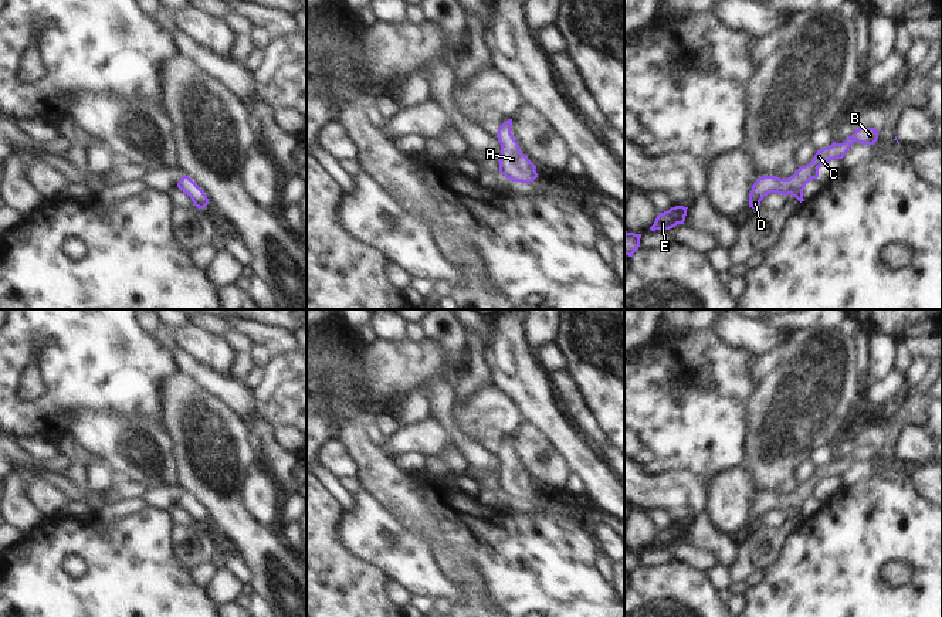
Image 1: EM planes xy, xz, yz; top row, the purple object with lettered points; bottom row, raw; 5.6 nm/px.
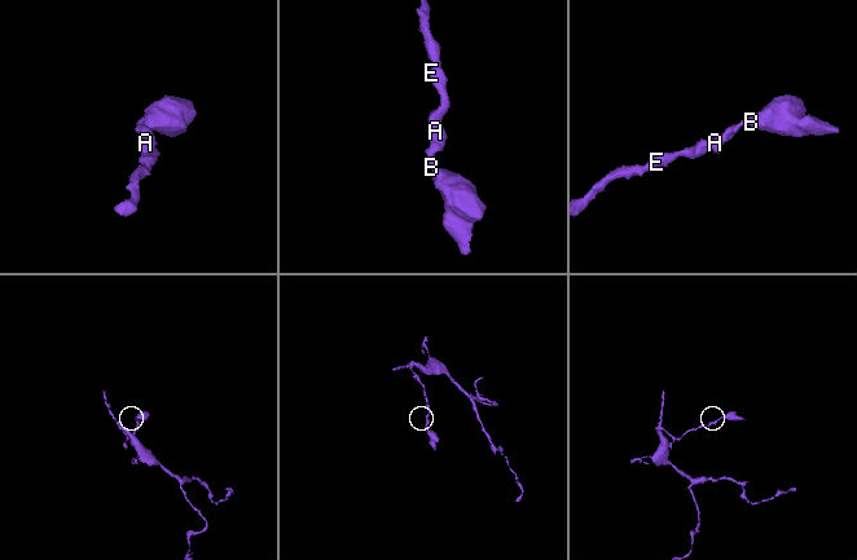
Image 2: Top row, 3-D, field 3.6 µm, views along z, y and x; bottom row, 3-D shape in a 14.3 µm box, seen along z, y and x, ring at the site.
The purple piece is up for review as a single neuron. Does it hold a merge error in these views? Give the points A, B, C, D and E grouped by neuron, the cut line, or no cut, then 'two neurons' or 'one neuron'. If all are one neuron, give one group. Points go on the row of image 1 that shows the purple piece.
A B C D E | no cut | one neuron

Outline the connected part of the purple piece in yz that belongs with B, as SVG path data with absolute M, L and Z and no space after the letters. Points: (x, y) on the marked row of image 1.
M858 128L843 143L833 142L830 146L817 150L813 160L806 166L800 166L794 172L793 176L790 176L787 179L780 179L780 177L775 177L775 176L759 177L753 183L752 190L750 190L749 207L758 209L760 206L760 201L763 200L763 197L770 193L777 193L777 194L783 194L783 196L792 194L800 203L804 201L803 190L810 180L819 177L819 167L824 162L830 162L833 159L843 159L854 142L858 142L863 145L874 145L877 142L877 139L878 139L877 129Z

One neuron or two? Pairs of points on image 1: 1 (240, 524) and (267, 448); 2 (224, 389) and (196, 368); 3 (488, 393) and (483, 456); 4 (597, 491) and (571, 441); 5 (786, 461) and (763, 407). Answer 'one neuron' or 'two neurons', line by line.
1: two neurons
2: one neuron
3: two neurons
4: one neuron
5: one neuron

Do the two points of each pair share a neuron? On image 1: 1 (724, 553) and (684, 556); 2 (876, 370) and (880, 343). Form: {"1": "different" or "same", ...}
{"1": "different", "2": "same"}

